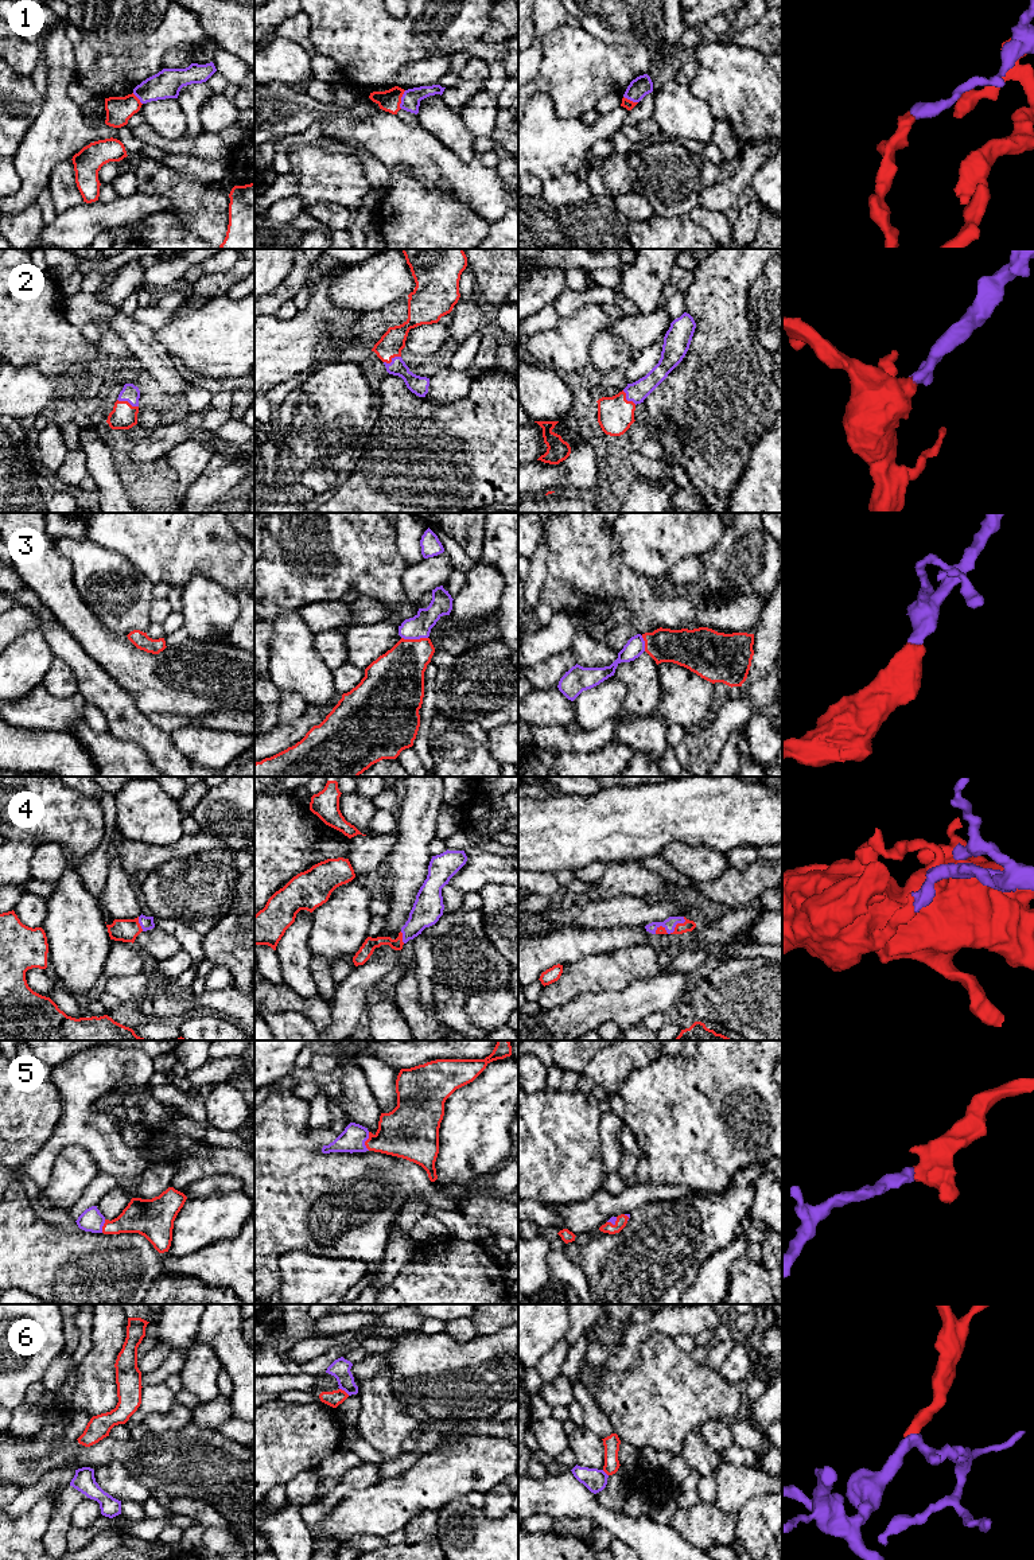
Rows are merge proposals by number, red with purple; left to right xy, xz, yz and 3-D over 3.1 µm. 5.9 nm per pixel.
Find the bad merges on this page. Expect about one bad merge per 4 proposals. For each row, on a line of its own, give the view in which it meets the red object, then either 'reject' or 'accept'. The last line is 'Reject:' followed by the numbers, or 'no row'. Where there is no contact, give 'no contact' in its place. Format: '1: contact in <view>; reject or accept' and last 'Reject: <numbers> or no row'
1: contact in xz; reject
2: contact in xy; accept
3: contact in xz; accept
4: contact in yz; accept
5: contact in xz; accept
6: contact in xz; reject
Reject: 1, 6

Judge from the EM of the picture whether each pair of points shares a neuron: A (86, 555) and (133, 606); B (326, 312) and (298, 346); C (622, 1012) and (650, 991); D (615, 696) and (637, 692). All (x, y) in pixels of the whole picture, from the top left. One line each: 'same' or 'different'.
A: same
B: same
C: same
D: different

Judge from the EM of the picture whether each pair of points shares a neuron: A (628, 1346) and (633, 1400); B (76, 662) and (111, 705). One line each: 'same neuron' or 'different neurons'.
A: different neurons
B: same neuron

